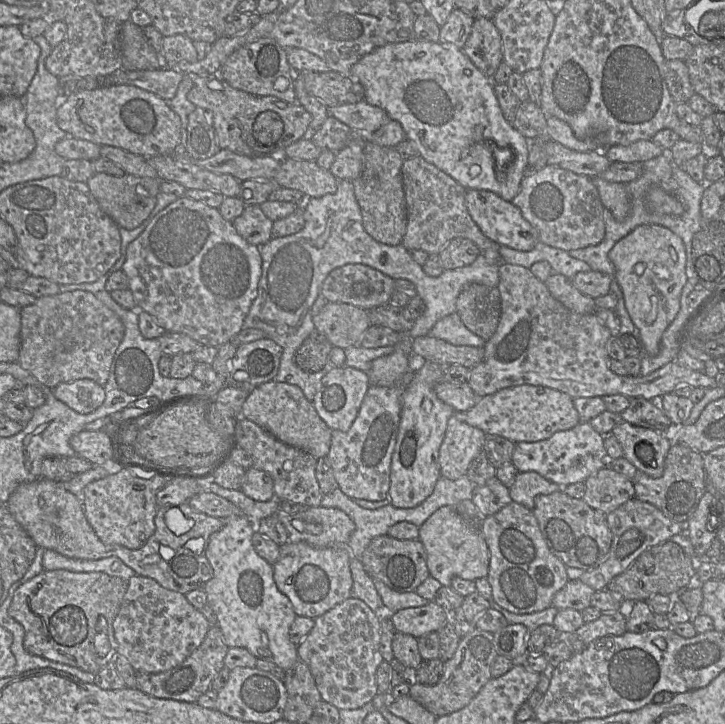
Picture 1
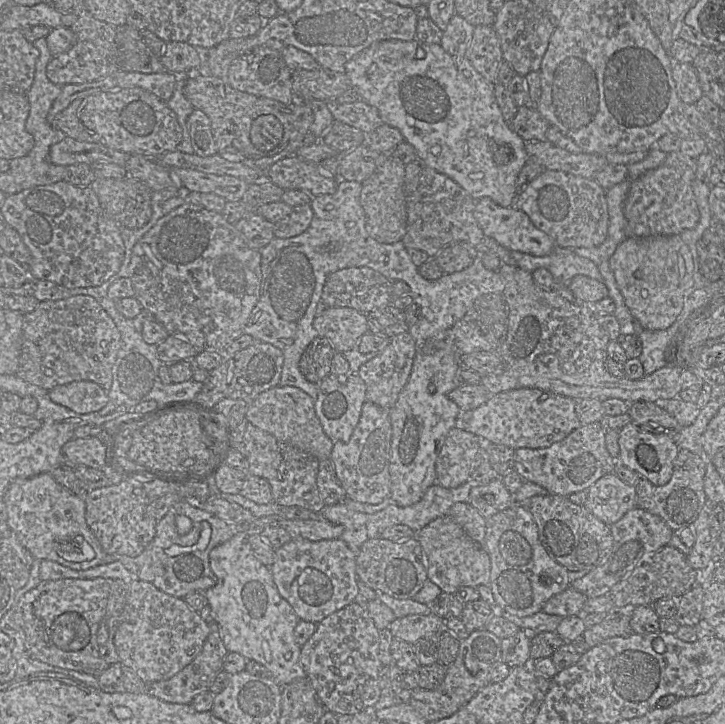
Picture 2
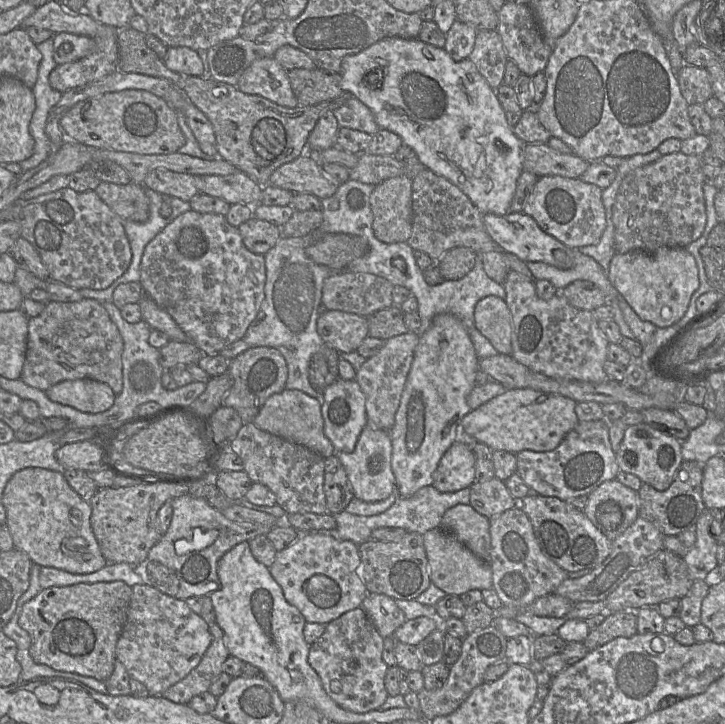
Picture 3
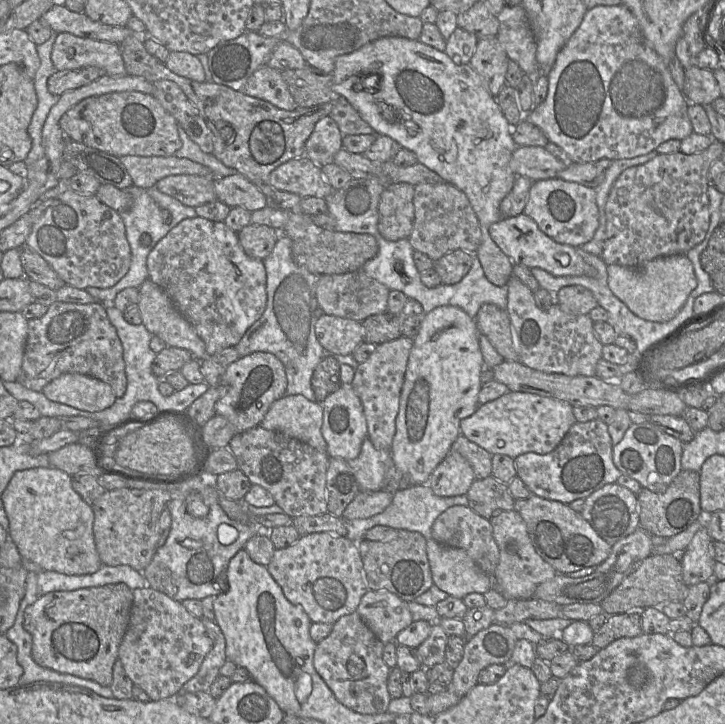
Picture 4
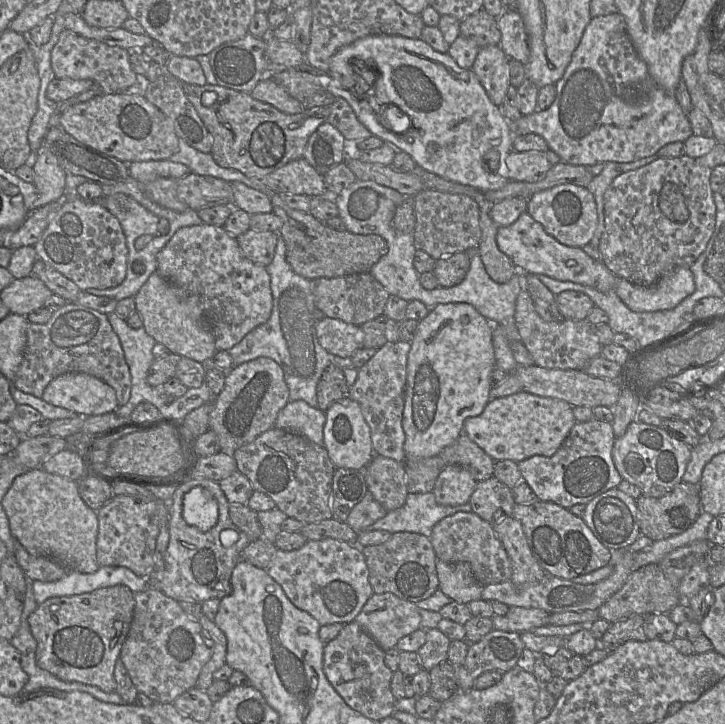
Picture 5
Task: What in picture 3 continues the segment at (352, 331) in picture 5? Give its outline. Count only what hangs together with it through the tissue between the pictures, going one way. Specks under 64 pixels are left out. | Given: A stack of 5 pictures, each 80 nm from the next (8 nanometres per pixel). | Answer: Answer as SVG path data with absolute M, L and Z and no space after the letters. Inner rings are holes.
M327 310L317 319L317 332L326 345L339 353L350 353L369 336L368 321L357 314Z

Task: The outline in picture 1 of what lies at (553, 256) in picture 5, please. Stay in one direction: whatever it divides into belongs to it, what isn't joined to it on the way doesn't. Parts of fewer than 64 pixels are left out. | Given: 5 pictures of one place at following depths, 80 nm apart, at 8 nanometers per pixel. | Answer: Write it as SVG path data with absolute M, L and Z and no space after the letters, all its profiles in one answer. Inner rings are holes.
M469 189L465 193L465 203L472 220L482 233L498 245L518 251L531 251L540 242L537 231L523 217L520 209L495 193L487 190Z

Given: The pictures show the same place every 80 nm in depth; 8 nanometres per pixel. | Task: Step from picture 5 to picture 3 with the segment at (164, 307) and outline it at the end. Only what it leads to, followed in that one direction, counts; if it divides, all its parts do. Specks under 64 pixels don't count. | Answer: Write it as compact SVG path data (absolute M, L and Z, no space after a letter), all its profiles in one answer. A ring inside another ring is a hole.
M144 295L139 301L142 320L148 323L151 329L165 333L170 340L191 342L174 319L148 296Z

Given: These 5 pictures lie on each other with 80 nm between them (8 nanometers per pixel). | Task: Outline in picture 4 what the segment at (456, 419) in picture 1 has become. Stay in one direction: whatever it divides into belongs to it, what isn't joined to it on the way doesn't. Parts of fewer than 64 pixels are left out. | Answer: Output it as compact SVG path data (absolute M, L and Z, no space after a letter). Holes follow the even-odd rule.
M450 451L432 472L428 485L441 497L466 495L476 480L469 462L459 453Z

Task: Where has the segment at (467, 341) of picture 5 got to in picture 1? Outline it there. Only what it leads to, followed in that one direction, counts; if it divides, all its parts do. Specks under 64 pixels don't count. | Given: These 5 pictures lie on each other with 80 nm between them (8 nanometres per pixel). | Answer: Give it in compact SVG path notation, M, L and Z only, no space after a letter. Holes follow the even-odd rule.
M423 358L415 359L411 363L411 381L402 394L402 412L395 450L392 456L390 488L388 498L390 504L396 508L415 508L424 502L433 492L438 479L441 477L439 466L439 451L449 418L456 411L448 404L442 402L435 393L435 386L443 381L443 367Z

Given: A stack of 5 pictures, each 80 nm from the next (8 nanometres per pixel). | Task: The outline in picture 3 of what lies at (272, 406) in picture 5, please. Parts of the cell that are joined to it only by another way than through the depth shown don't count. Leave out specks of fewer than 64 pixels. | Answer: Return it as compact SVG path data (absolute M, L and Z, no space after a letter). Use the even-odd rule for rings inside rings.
M250 347L229 360L228 372L233 379L233 385L223 398L221 405L235 409L241 417L243 425L252 423L271 395L286 389L287 364L282 354L275 348Z

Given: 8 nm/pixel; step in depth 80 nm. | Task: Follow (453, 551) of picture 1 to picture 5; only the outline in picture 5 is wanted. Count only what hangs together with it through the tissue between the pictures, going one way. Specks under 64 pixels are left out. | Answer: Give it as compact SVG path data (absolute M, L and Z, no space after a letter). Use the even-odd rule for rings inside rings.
M436 561L439 589L453 601L468 604L481 599L483 585L474 577L466 563Z

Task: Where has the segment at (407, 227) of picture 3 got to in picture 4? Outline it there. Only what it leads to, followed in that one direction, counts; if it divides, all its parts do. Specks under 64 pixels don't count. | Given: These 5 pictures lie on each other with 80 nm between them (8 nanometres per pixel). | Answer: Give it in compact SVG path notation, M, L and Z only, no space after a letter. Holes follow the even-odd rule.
M406 182L385 186L379 201L378 231L388 241L408 239L414 227L414 186Z

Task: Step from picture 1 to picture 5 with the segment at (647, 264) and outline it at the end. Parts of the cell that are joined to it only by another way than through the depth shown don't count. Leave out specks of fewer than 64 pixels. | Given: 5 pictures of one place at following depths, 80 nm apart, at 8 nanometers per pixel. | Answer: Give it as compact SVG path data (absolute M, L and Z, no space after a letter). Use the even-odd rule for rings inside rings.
M678 267L652 286L642 286L619 278L616 294L635 312L668 310L677 306L695 291L693 273L689 267Z

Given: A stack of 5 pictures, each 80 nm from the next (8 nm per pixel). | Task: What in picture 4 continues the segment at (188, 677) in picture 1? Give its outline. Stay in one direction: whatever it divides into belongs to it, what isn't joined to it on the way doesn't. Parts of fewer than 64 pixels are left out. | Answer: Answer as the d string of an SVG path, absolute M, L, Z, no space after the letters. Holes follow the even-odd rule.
M201 618L208 635L212 639L212 647L205 656L198 672L188 680L179 693L209 691L210 686L220 675L219 670L227 660L226 640L215 620Z

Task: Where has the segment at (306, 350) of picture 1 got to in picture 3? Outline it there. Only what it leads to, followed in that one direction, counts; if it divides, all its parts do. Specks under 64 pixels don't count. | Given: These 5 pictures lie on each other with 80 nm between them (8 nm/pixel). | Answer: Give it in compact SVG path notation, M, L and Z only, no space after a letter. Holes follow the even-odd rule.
M323 344L309 363L308 379L311 386L320 394L338 378L340 354L332 347Z

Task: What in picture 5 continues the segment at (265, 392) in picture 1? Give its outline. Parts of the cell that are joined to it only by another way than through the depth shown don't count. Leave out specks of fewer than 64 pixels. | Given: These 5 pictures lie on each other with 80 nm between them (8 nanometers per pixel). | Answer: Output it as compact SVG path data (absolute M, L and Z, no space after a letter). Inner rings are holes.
M303 400L289 401L276 418L275 426L301 435L315 444L323 445L326 414Z

